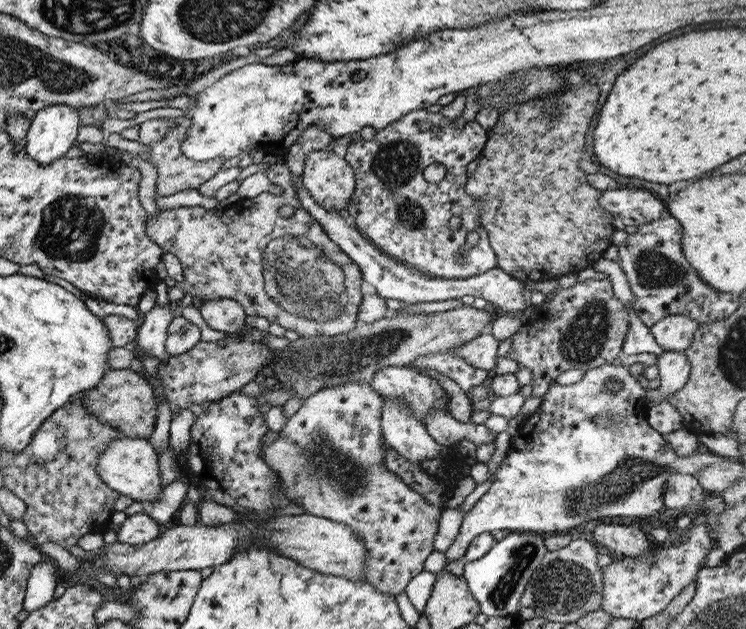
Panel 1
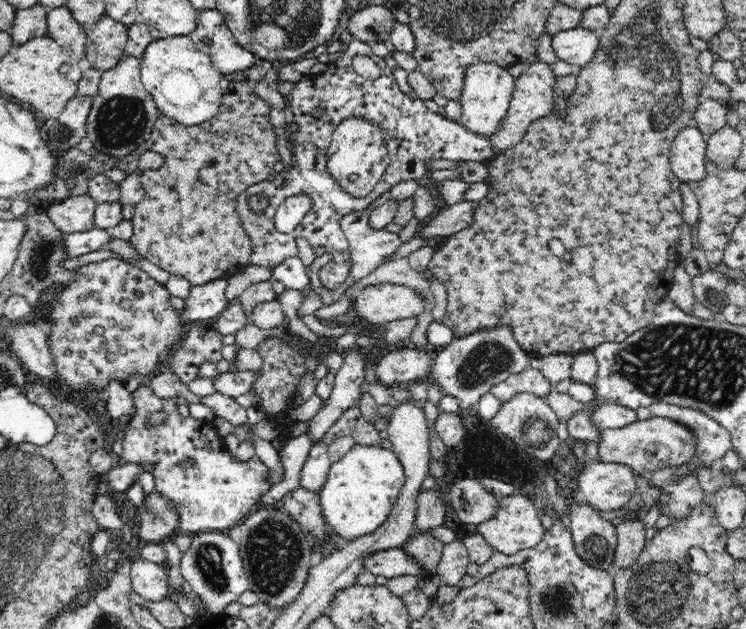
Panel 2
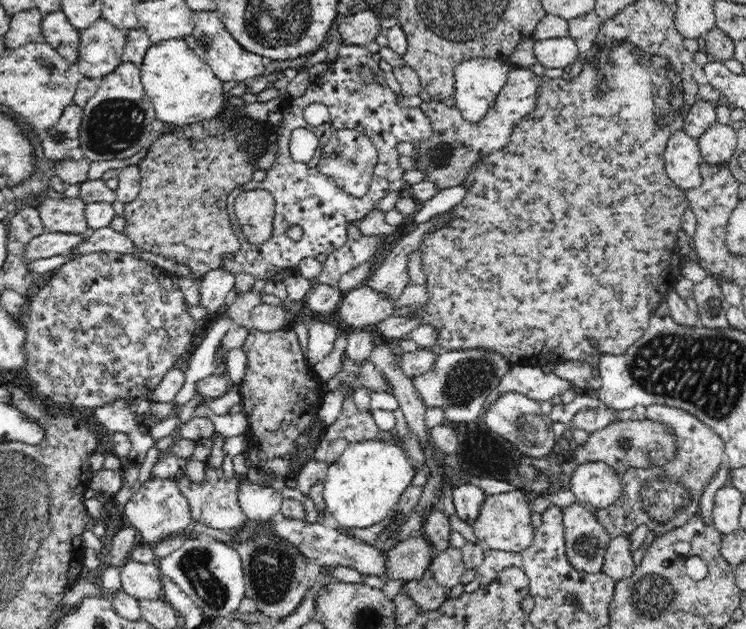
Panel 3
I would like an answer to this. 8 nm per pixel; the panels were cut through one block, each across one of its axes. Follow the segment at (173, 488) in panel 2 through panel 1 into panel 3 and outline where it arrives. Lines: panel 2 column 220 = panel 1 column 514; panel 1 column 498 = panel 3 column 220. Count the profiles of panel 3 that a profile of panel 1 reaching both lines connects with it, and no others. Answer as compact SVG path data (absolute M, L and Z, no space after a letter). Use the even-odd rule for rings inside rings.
M203 461L203 464L205 464L204 478L201 481L192 481L186 475L176 477L174 480L188 501L192 524L200 522L204 526L222 531L234 531L245 527L249 521L239 505L238 491L240 483L246 479L246 474L238 474L234 471L233 475L227 478L222 467L213 467L207 464L207 461Z

